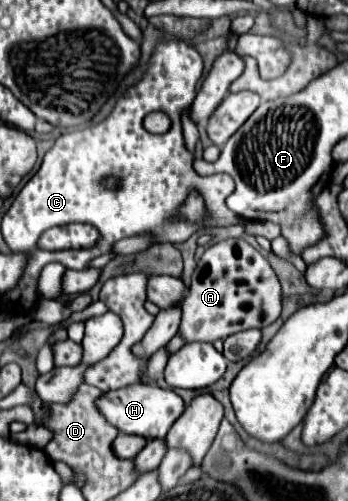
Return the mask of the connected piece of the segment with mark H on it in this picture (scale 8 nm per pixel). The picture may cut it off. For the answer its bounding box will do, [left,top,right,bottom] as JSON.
[97,385,185,441]

